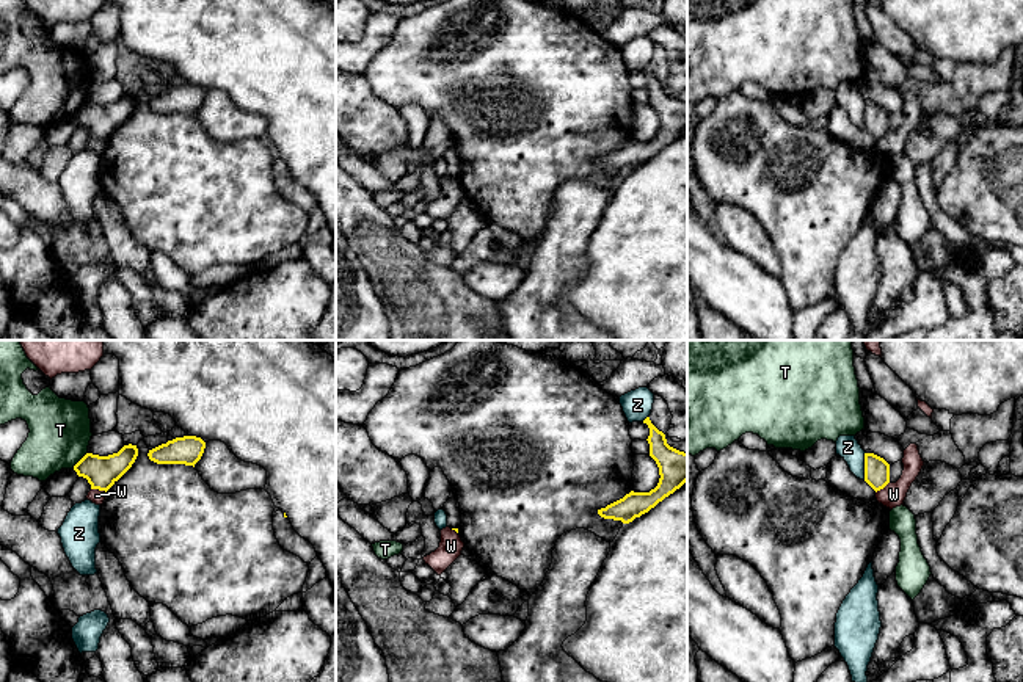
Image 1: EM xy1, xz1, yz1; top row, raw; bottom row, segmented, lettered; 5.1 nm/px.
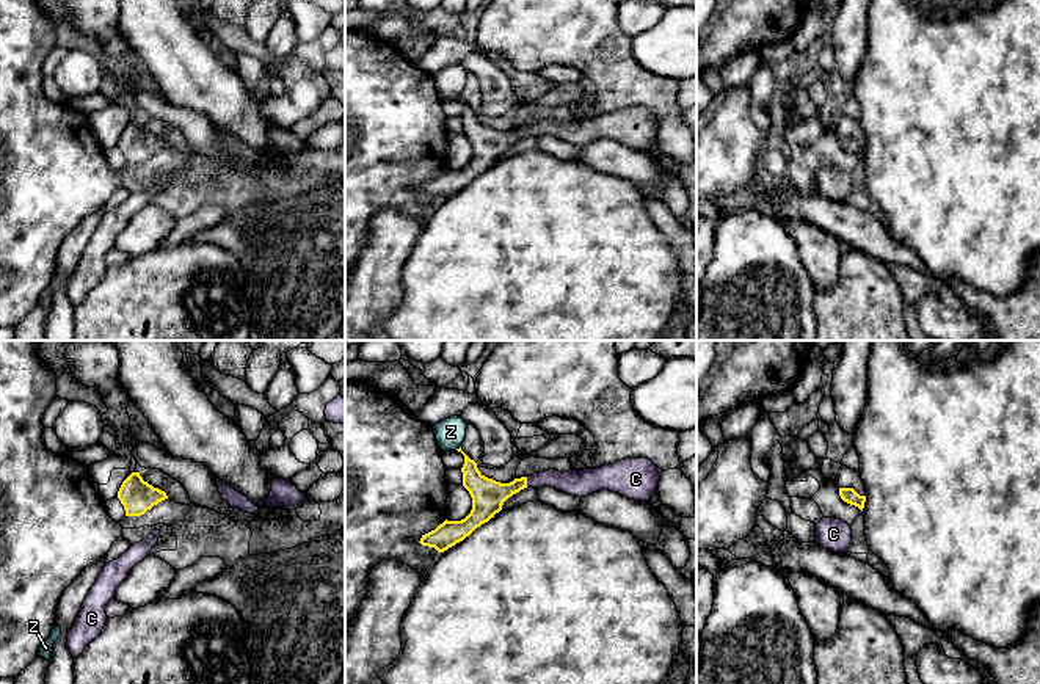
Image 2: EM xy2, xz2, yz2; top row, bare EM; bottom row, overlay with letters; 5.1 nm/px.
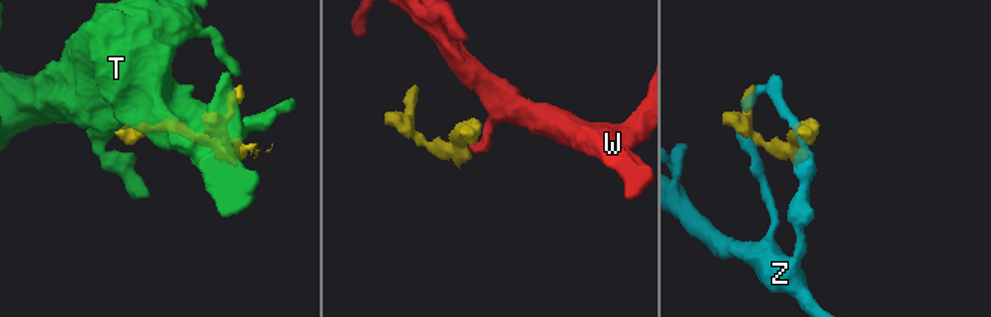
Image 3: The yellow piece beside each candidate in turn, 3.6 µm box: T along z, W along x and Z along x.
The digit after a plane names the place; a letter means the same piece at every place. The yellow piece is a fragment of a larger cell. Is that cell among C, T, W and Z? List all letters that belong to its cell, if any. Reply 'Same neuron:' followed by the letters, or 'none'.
Same neuron: C

